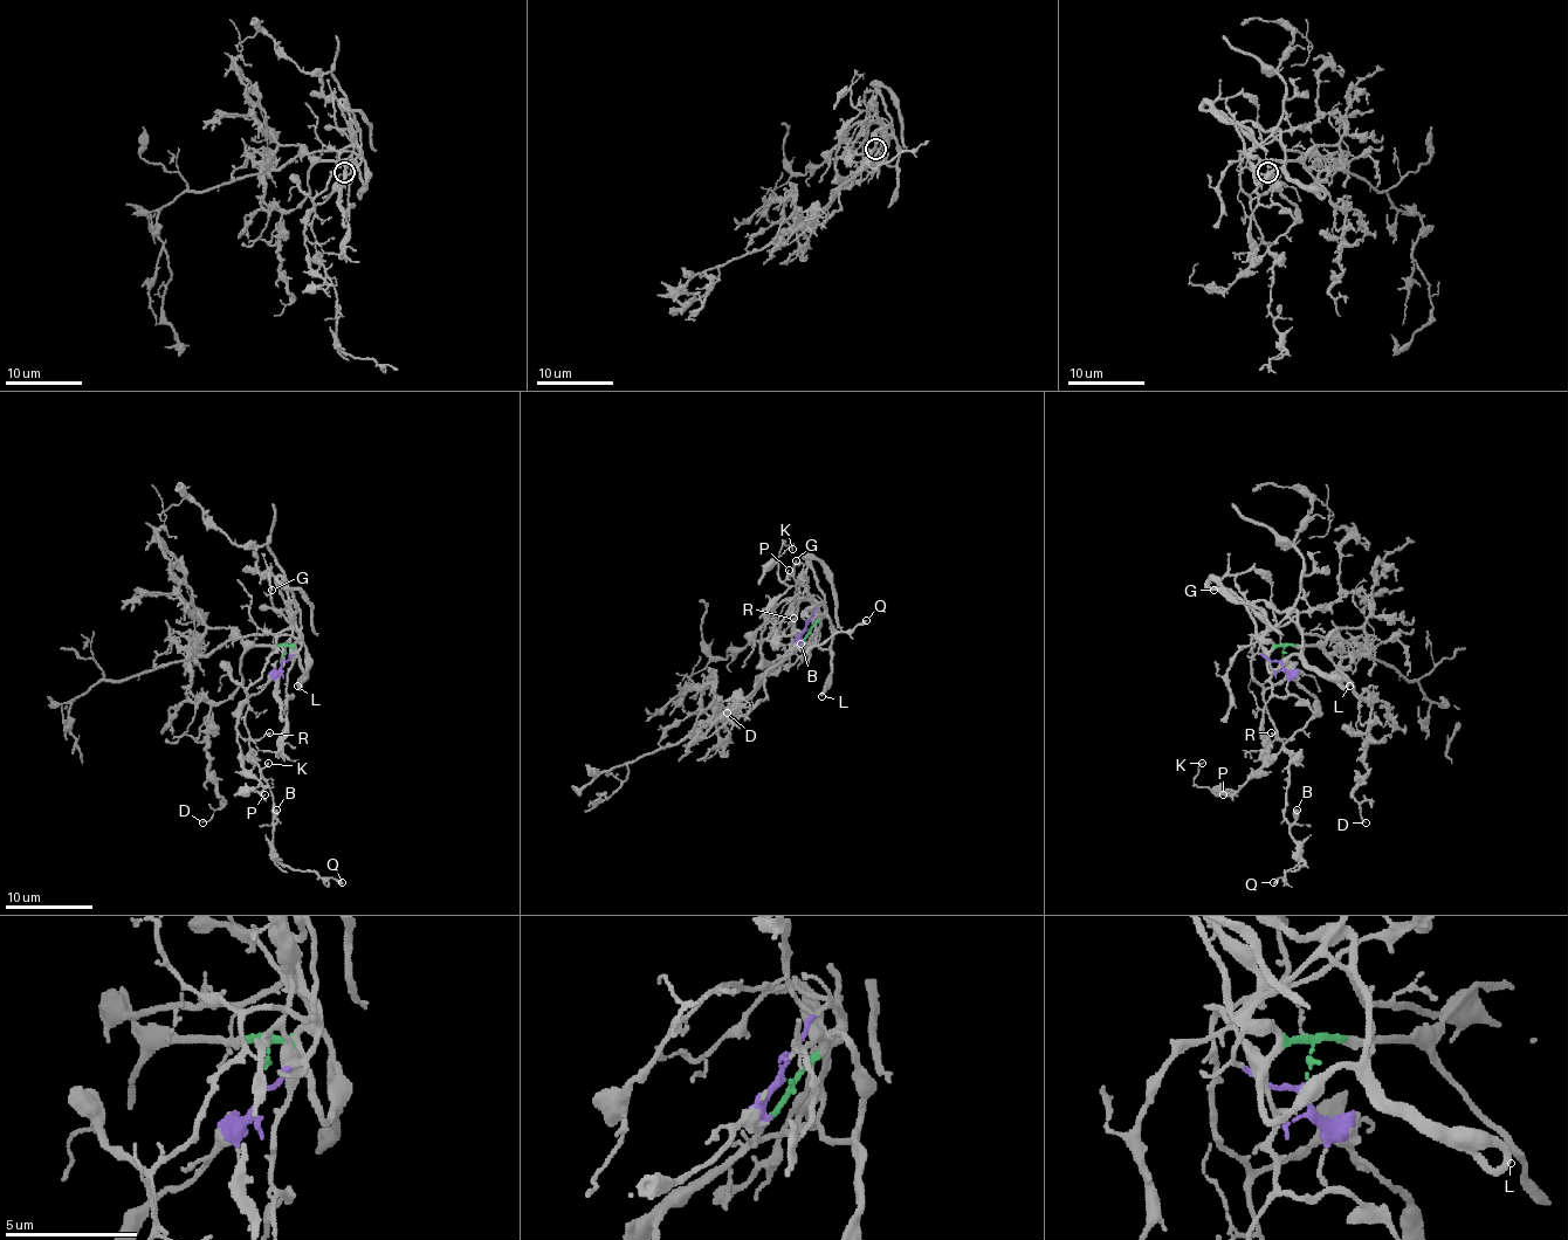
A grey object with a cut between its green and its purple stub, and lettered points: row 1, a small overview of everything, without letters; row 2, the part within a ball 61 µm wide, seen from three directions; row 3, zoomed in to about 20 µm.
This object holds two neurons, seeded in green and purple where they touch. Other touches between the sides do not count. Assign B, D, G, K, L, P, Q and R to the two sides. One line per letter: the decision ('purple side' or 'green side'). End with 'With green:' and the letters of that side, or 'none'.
B: purple side
D: green side
G: green side
K: purple side
L: green side
P: purple side
Q: purple side
R: purple side
With green: D, G, L

